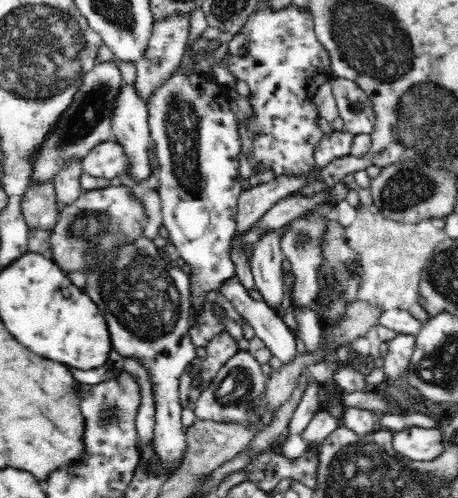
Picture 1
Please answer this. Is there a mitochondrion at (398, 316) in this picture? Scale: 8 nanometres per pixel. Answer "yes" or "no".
no

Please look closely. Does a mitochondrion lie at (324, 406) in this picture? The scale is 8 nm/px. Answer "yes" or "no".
no

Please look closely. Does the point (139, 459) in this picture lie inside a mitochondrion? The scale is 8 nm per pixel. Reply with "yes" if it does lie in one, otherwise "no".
no

